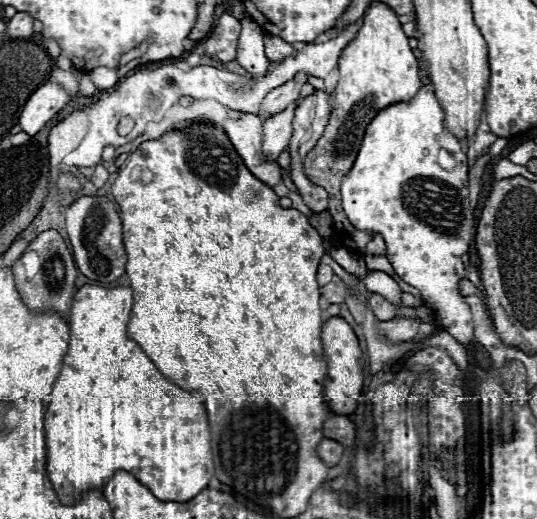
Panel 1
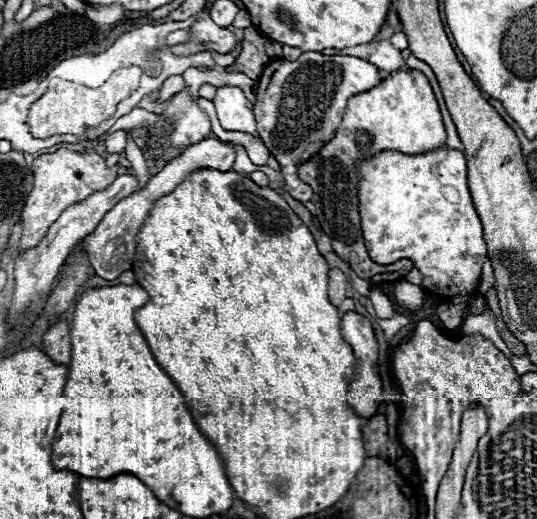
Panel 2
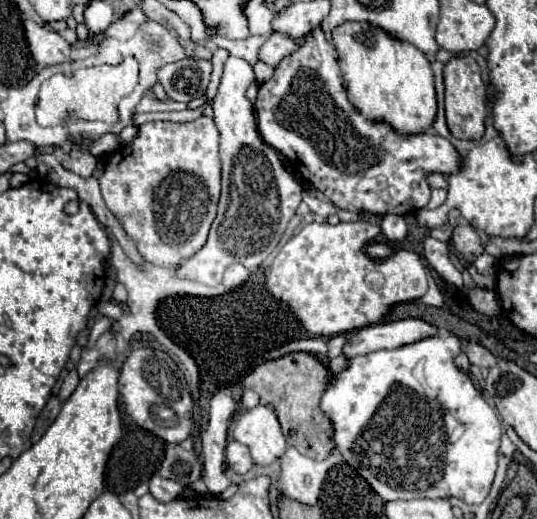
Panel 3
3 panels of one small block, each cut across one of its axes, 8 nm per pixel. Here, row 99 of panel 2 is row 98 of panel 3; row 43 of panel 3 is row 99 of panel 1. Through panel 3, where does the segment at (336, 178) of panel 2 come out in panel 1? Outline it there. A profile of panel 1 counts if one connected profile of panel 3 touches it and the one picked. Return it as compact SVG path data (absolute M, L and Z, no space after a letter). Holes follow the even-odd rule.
M370 2L364 22L356 34L356 38L344 48L344 54L338 62L340 82L334 90L332 116L326 126L324 136L316 144L316 148L304 160L306 176L322 186L330 194L328 212L334 218L334 228L340 234L344 246L358 254L386 254L386 244L380 234L356 230L346 218L340 204L340 182L352 168L360 142L364 138L364 130L368 122L386 106L394 102L410 100L418 88L422 86L418 76L418 60L408 46L408 36L402 32L402 24L398 16L388 10L388 6L380 6L380 2Z

